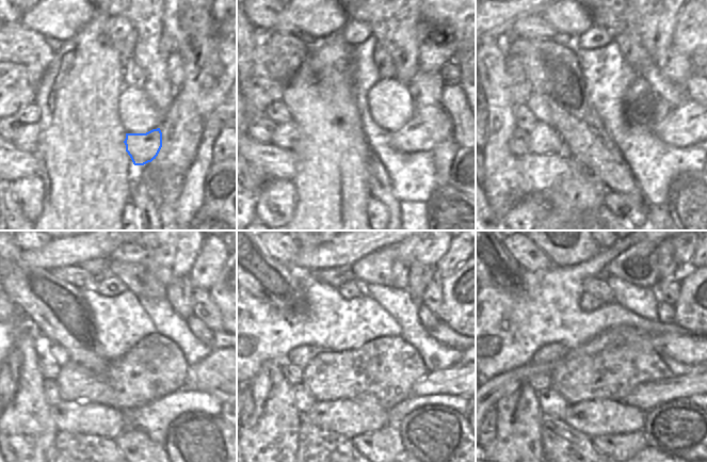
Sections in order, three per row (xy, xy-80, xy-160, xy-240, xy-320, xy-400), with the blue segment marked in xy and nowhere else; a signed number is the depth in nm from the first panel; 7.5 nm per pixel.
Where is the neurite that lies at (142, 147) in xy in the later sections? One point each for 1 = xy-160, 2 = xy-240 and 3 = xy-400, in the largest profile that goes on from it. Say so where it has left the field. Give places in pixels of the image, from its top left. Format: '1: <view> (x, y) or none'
1: xy-160 (671, 129)
2: xy-240 (197, 373)
3: xy-400 (674, 377)

